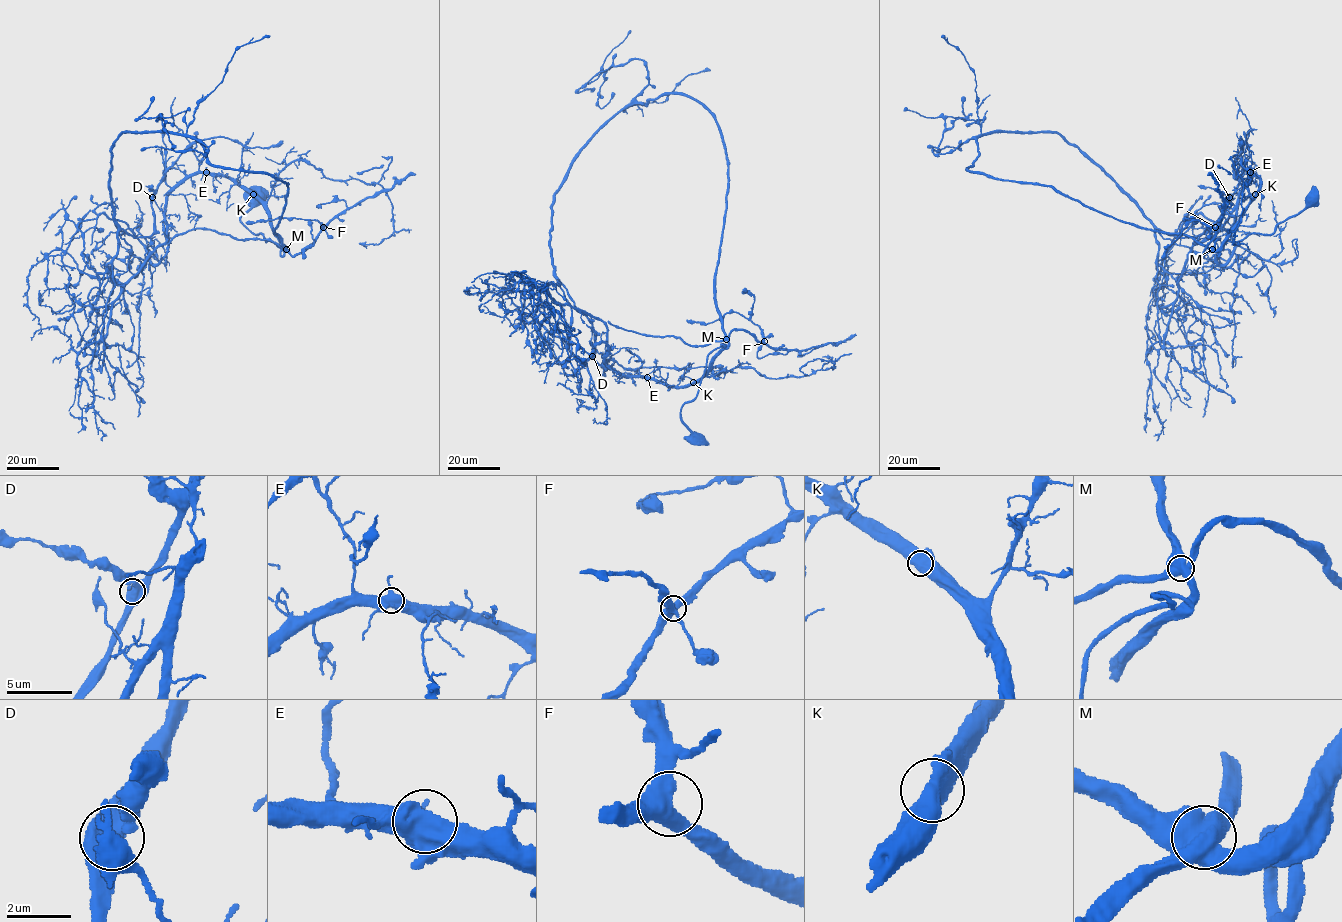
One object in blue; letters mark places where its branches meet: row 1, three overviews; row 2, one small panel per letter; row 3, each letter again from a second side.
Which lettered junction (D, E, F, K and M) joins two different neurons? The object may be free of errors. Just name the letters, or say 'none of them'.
M

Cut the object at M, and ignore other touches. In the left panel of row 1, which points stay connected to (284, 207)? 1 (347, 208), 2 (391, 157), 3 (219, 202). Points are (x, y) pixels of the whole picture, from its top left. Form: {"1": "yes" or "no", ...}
{"1": "no", "2": "yes", "3": "yes"}

